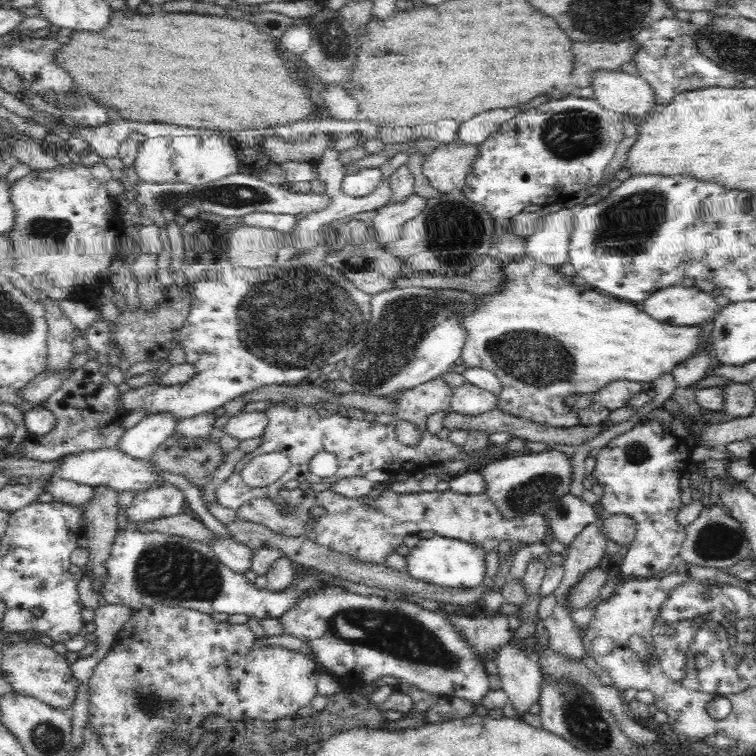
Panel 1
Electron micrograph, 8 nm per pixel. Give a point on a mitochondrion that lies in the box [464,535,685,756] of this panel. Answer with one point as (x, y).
(585, 723)

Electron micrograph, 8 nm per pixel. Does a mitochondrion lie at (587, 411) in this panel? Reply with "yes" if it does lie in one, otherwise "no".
no

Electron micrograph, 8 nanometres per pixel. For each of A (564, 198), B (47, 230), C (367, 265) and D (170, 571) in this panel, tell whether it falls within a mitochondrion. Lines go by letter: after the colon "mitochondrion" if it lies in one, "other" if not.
A: other
B: mitochondrion
C: mitochondrion
D: mitochondrion

